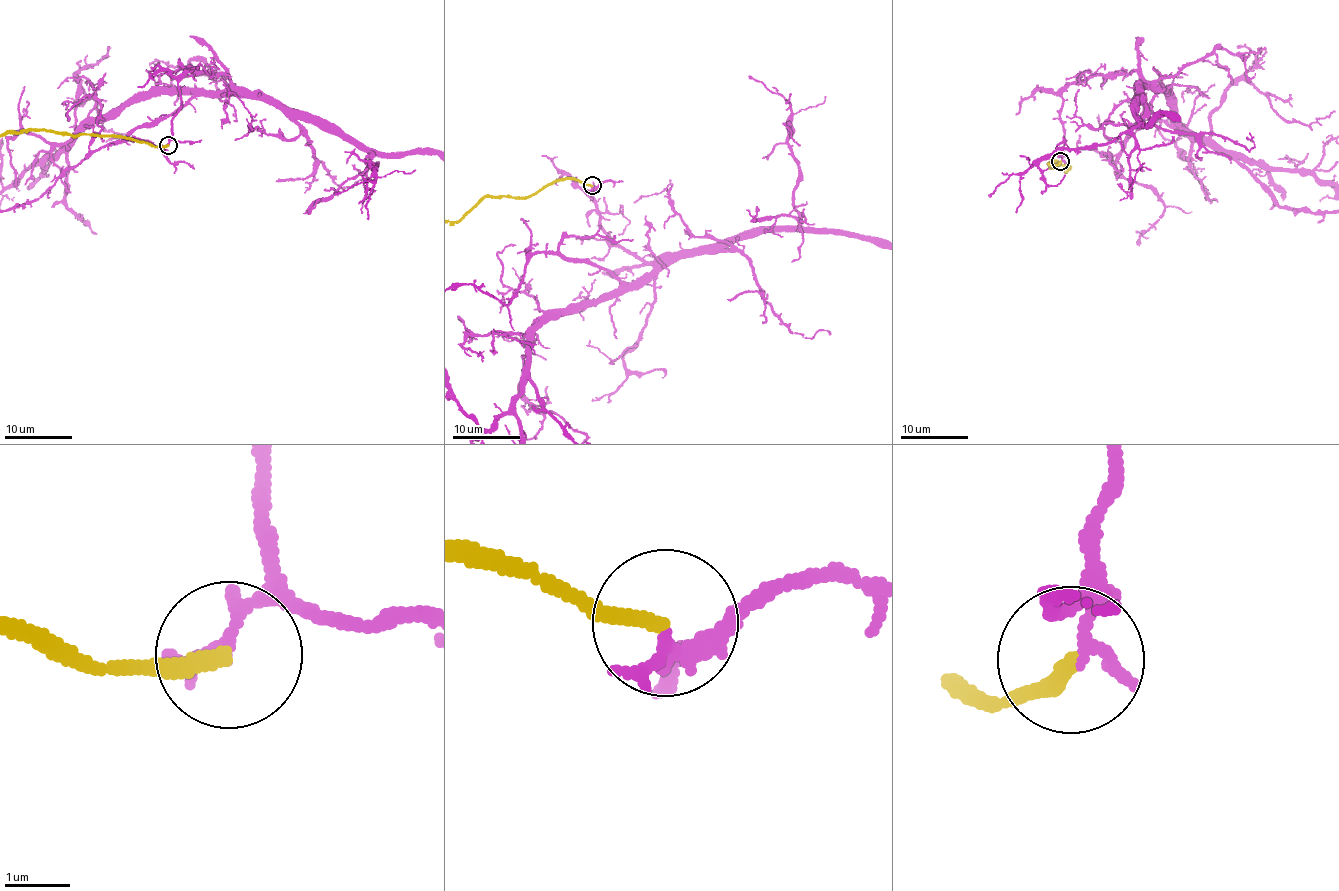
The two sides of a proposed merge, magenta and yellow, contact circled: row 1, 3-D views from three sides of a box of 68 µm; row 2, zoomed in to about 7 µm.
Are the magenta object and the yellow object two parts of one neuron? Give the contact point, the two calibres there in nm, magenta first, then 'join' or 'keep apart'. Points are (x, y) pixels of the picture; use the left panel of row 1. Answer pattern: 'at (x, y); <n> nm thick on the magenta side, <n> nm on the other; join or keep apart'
at (168, 145); 200 nm thick on the magenta side, 240 nm on the other; keep apart

